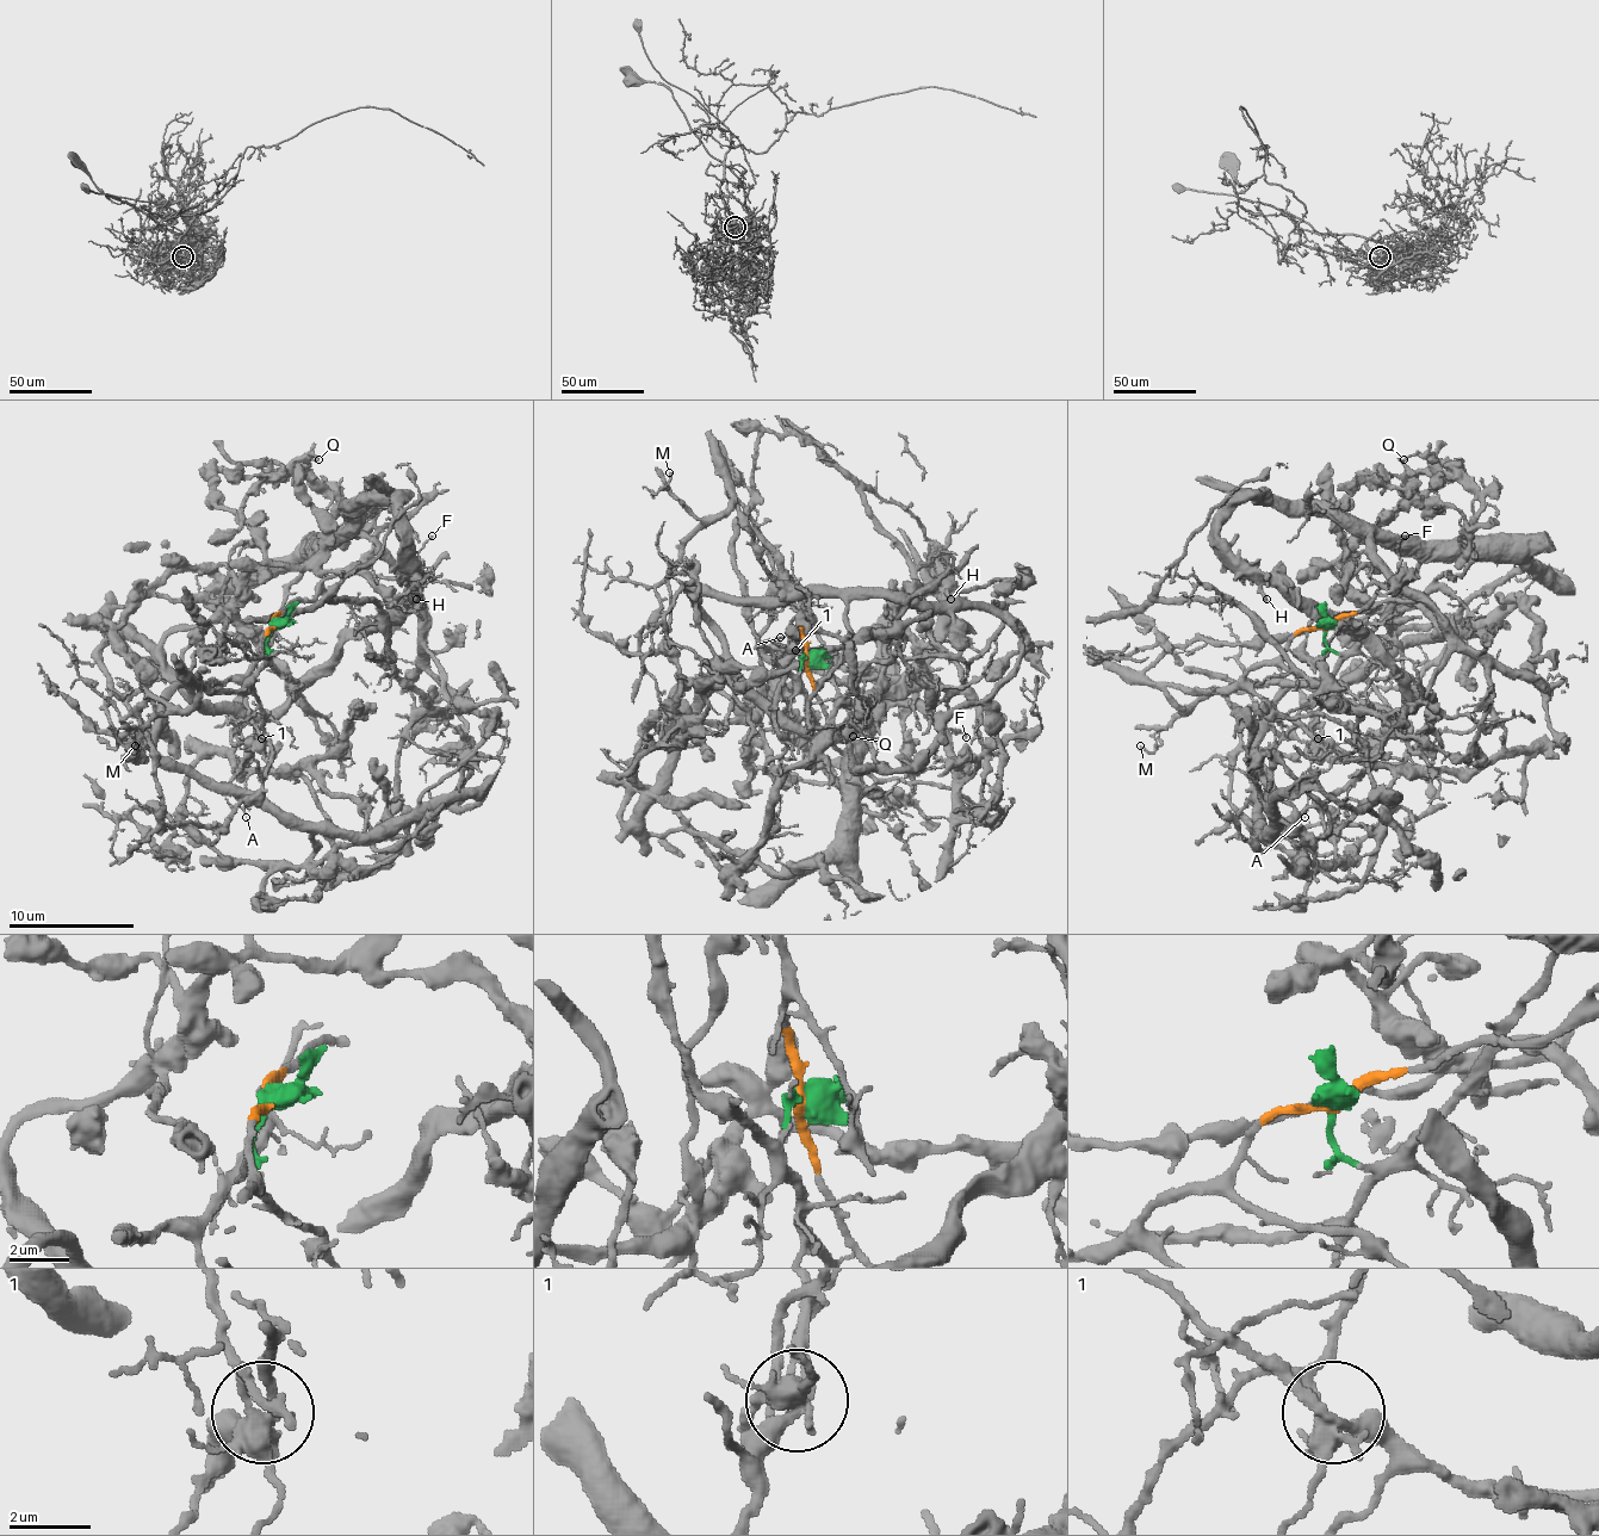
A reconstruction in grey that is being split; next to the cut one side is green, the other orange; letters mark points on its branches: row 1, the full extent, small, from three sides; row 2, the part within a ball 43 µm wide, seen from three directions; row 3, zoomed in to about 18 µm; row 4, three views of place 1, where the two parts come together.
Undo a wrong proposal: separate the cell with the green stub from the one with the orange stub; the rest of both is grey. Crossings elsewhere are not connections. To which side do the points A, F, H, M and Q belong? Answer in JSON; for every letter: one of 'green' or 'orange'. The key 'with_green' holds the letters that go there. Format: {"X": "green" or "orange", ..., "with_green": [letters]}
{"A": "orange", "F": "green", "H": "green", "M": "orange", "Q": "green", "with_green": ["F", "H", "Q"]}

